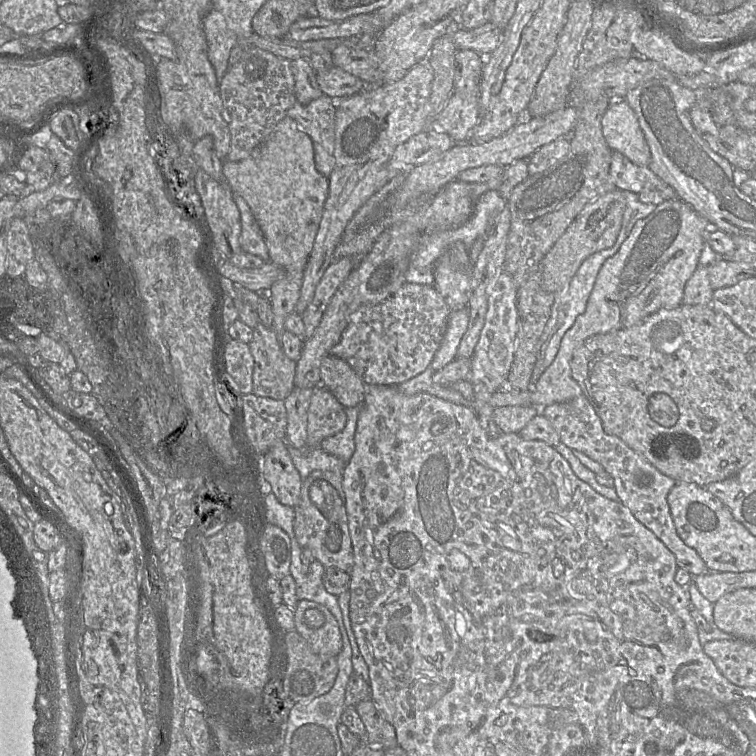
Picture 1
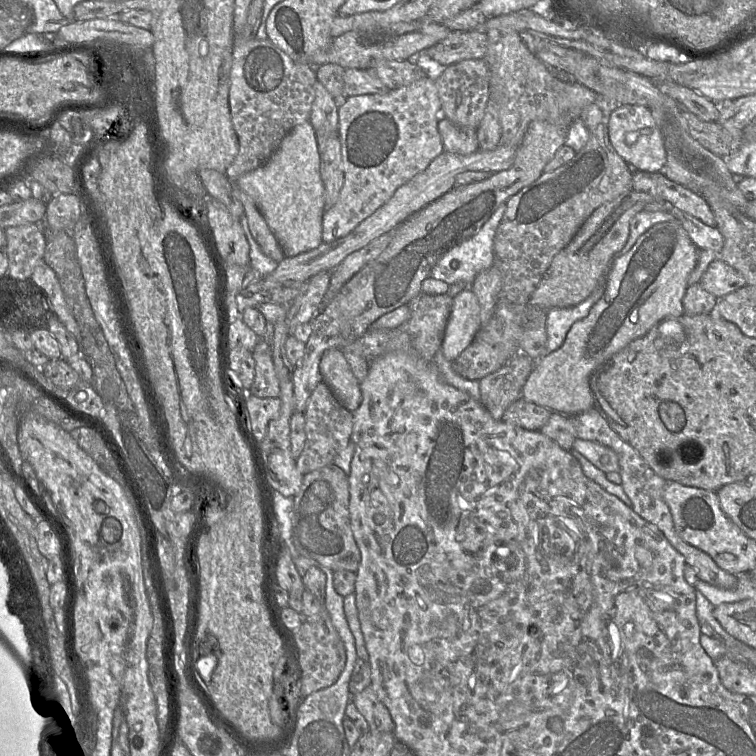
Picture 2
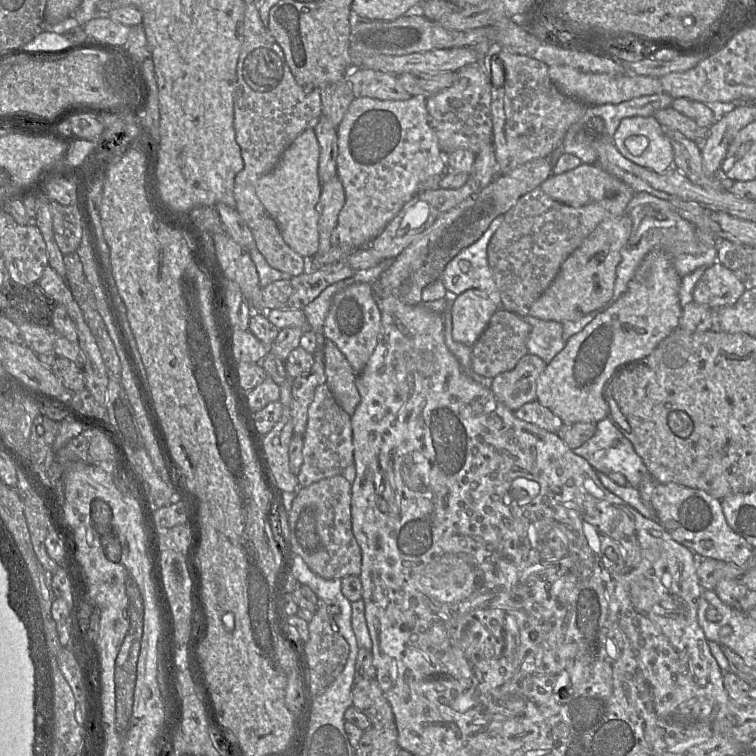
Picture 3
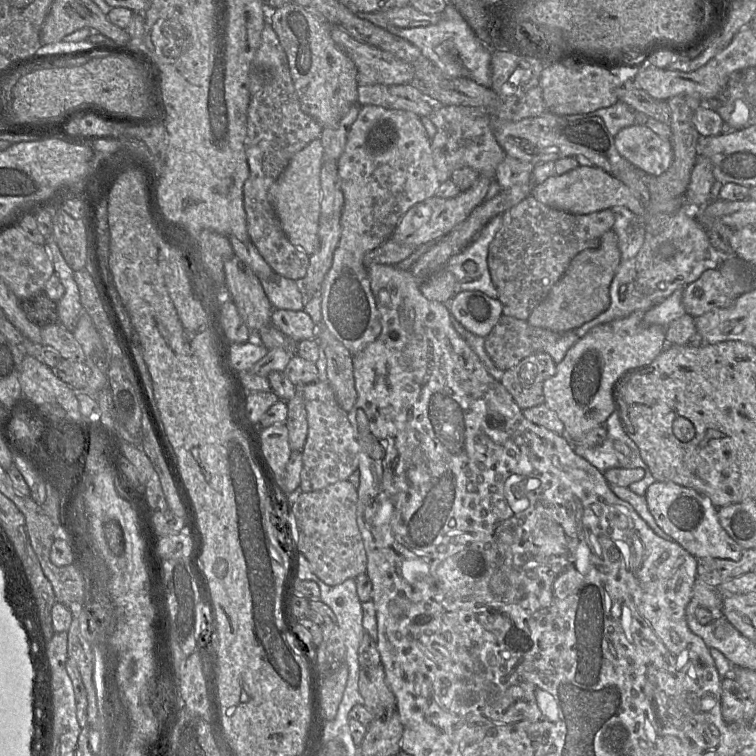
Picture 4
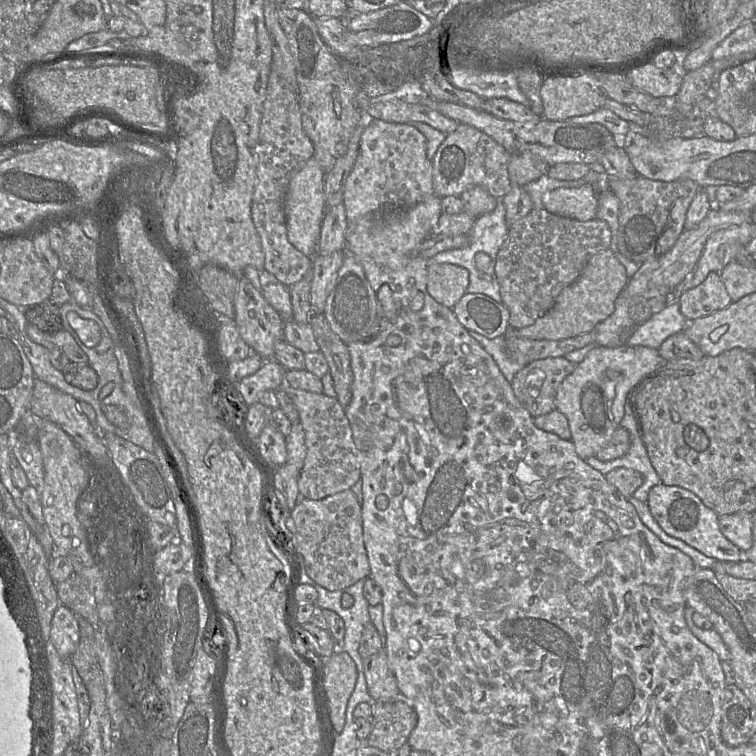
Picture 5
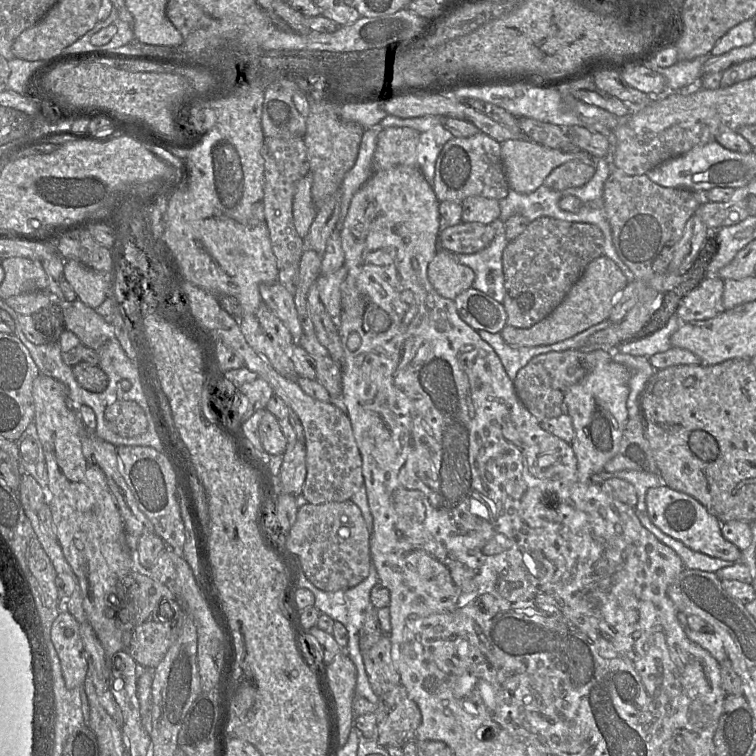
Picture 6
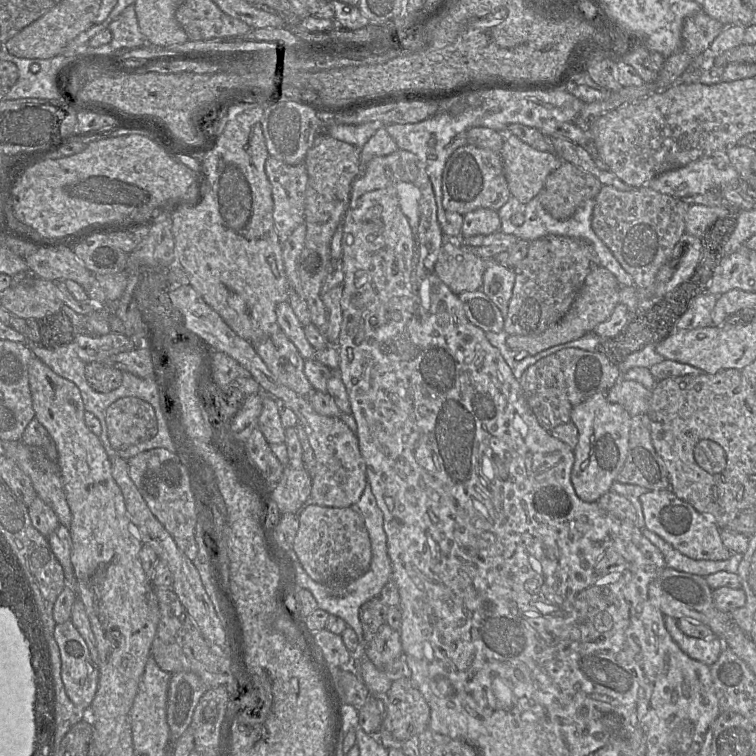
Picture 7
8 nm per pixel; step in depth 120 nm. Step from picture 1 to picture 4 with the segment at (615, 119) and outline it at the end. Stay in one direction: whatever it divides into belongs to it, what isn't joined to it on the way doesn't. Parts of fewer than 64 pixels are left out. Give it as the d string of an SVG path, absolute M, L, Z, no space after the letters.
M634 124L621 129L614 139L618 153L634 166L653 176L660 176L673 161L670 140L646 126Z

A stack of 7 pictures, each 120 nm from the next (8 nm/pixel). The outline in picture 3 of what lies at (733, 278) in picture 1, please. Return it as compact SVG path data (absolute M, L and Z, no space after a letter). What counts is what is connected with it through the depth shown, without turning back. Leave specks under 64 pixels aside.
M715 262L696 283L693 301L714 310L735 304L745 290L732 271Z

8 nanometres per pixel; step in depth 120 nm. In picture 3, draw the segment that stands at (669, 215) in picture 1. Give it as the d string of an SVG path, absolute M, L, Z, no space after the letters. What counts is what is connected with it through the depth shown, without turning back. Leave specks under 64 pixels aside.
M650 251L636 269L626 291L580 332L569 337L564 348L547 363L537 382L536 400L565 424L596 424L607 418L609 407L604 389L608 382L624 365L651 354L679 327L681 279L666 252Z

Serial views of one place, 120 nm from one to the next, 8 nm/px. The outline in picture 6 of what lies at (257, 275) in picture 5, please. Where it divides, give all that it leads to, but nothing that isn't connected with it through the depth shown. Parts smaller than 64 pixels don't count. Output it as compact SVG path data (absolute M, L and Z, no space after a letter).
M278 281L260 284L259 292L262 301L289 330L294 345L299 345L303 330L298 320L293 295Z

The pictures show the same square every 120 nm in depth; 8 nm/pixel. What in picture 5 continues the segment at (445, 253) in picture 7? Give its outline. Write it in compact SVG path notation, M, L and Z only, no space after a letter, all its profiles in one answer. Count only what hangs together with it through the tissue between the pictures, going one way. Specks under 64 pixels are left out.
M428 264L427 291L434 300L450 309L467 292L469 272L466 268L451 264Z

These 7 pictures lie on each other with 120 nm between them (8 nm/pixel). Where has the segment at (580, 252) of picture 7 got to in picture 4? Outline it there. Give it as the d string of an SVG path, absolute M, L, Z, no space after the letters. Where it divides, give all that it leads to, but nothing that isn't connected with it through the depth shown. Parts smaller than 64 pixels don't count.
M532 194L524 198L517 205L511 207L510 209L502 213L502 225L489 245L487 263L488 263L488 268L489 268L492 282L499 295L498 300L502 304L503 315L511 316L519 320L527 321L532 310L546 298L546 296L548 295L549 291L554 286L554 284L563 276L571 260L579 252L583 250L597 248L600 244L600 239L602 235L608 230L612 229L614 222L615 222L615 217L611 209L604 209L604 210L592 212L589 214L572 214L572 213L568 213L559 209L549 207L539 202L538 200L536 200L532 196Z

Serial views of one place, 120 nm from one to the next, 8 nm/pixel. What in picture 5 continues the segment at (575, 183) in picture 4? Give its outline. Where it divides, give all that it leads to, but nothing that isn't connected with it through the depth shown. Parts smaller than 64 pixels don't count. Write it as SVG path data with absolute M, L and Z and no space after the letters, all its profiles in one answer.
M589 184L579 187L559 187L542 197L547 211L581 221L596 218L598 201L594 189Z

